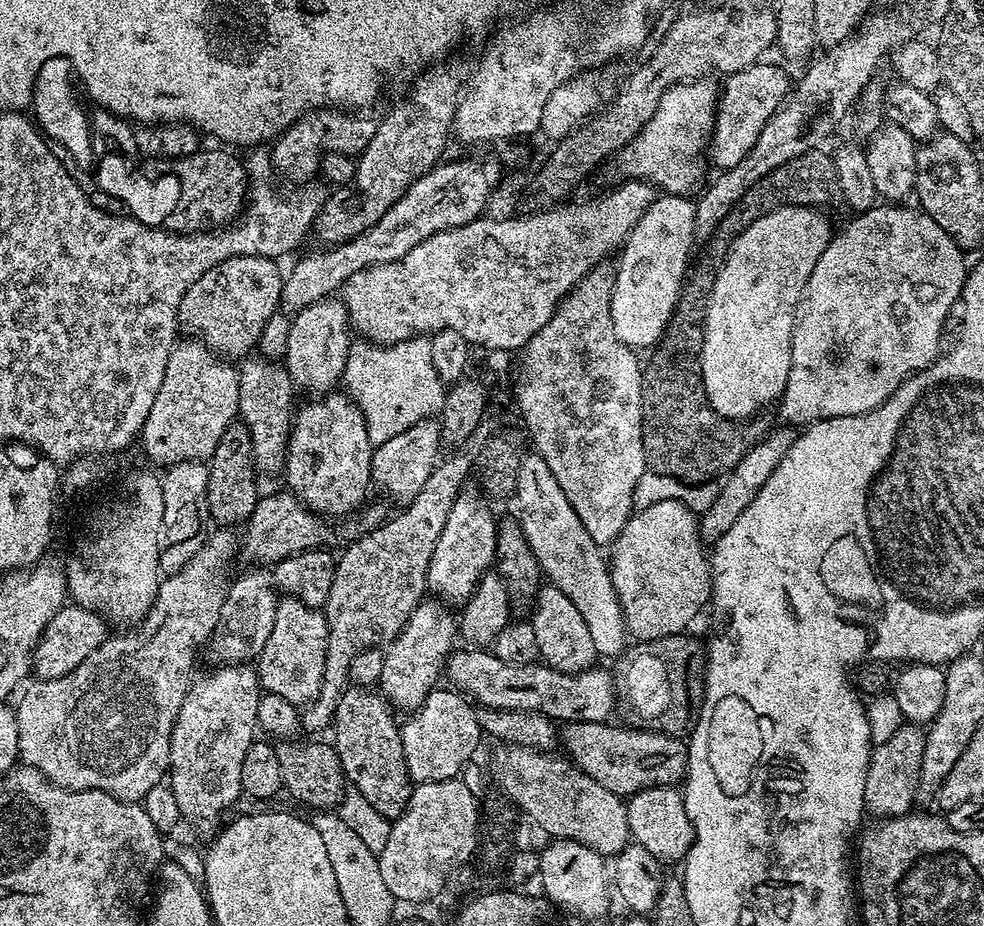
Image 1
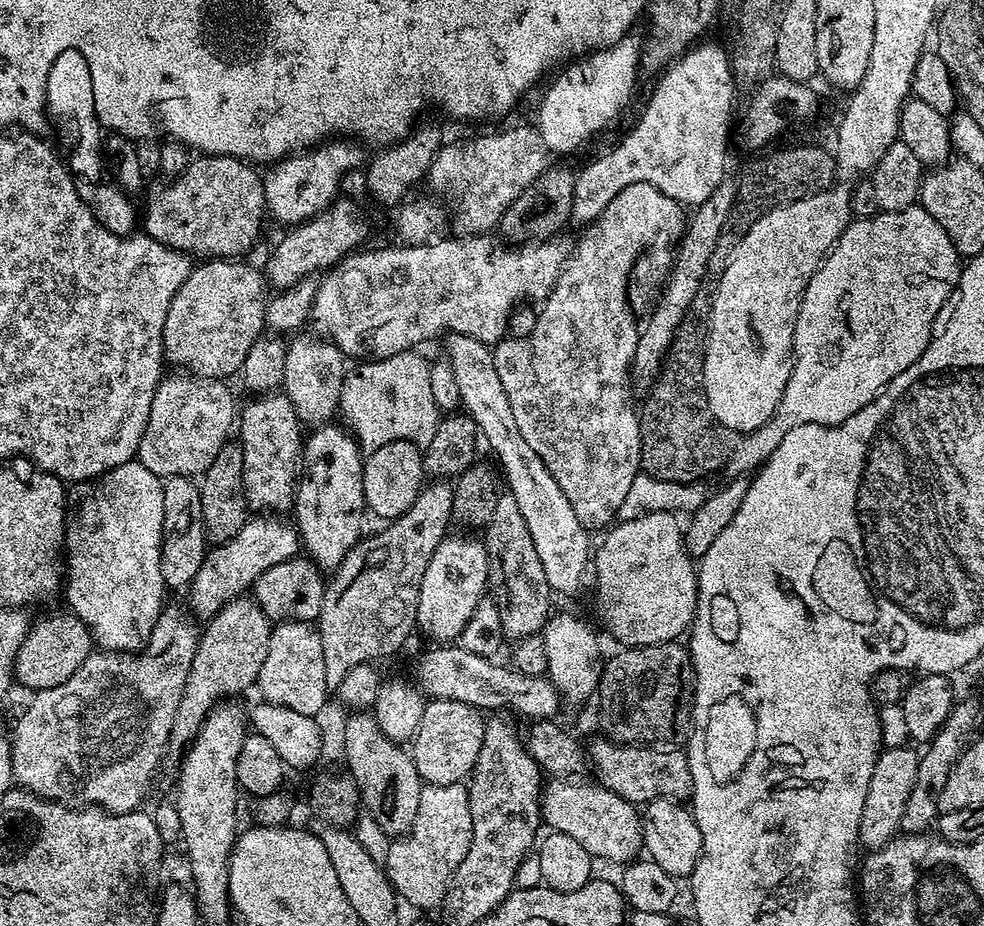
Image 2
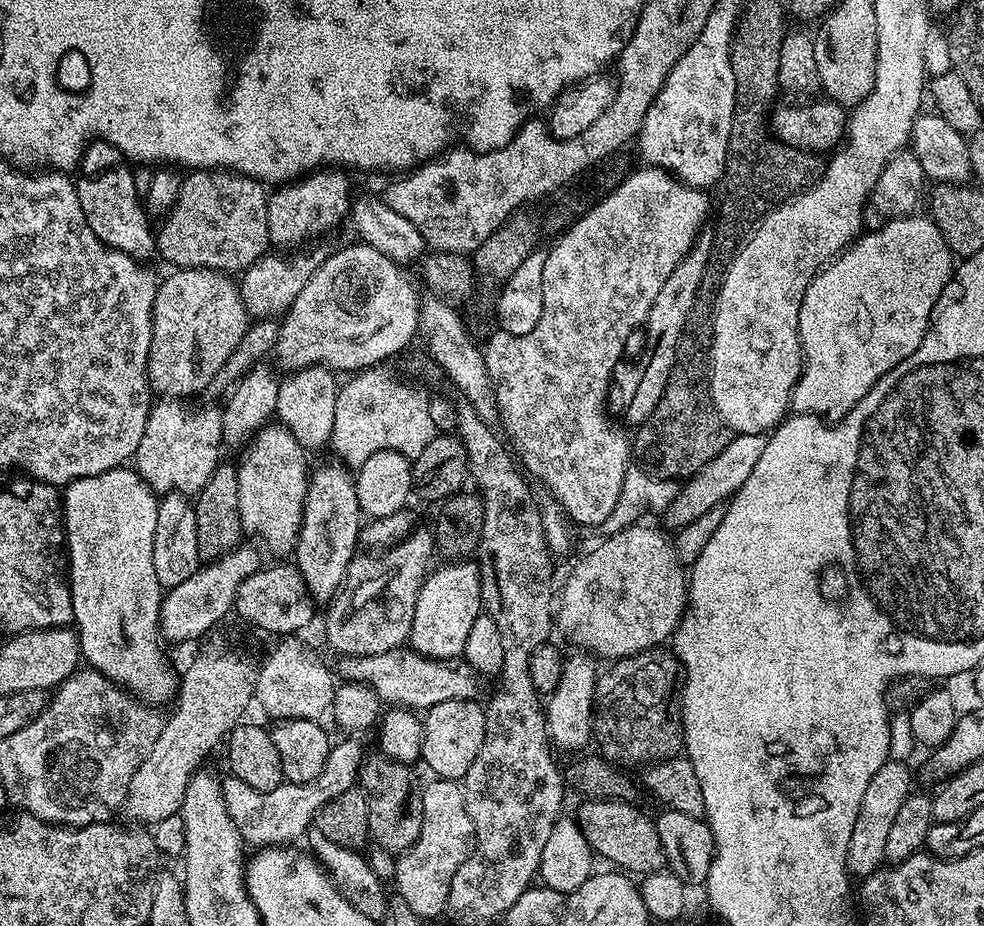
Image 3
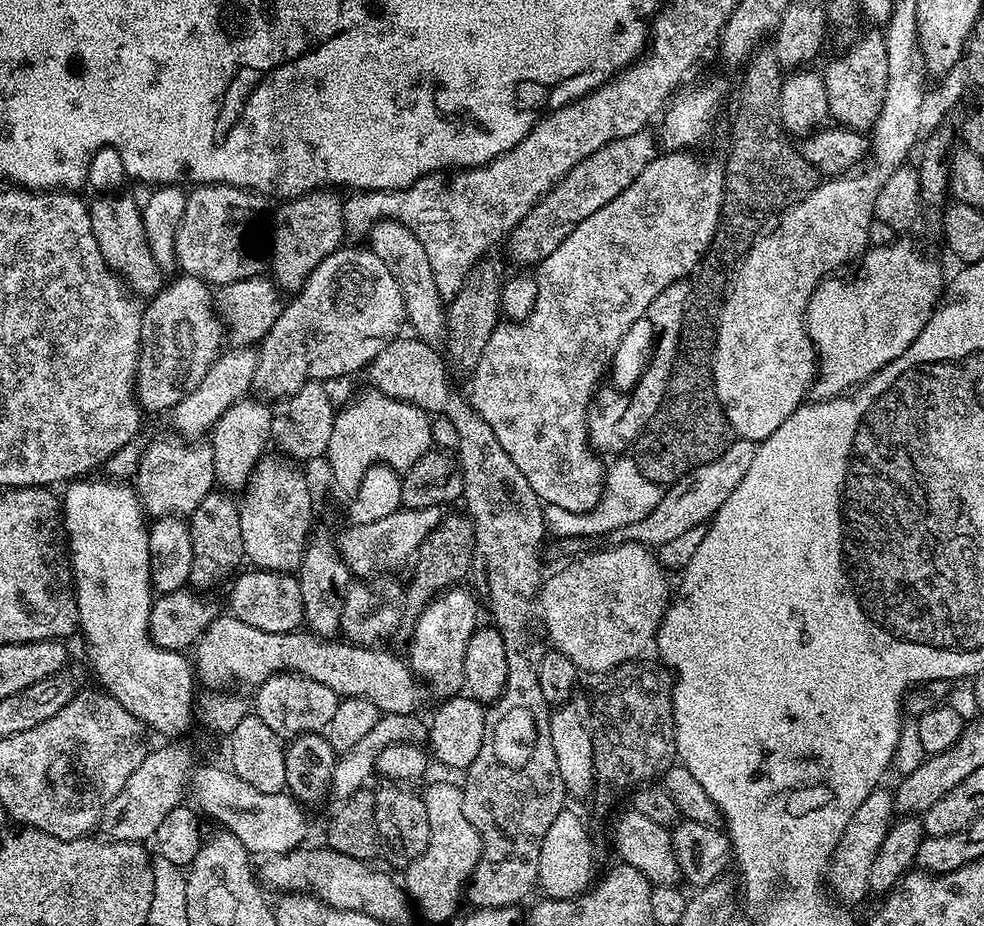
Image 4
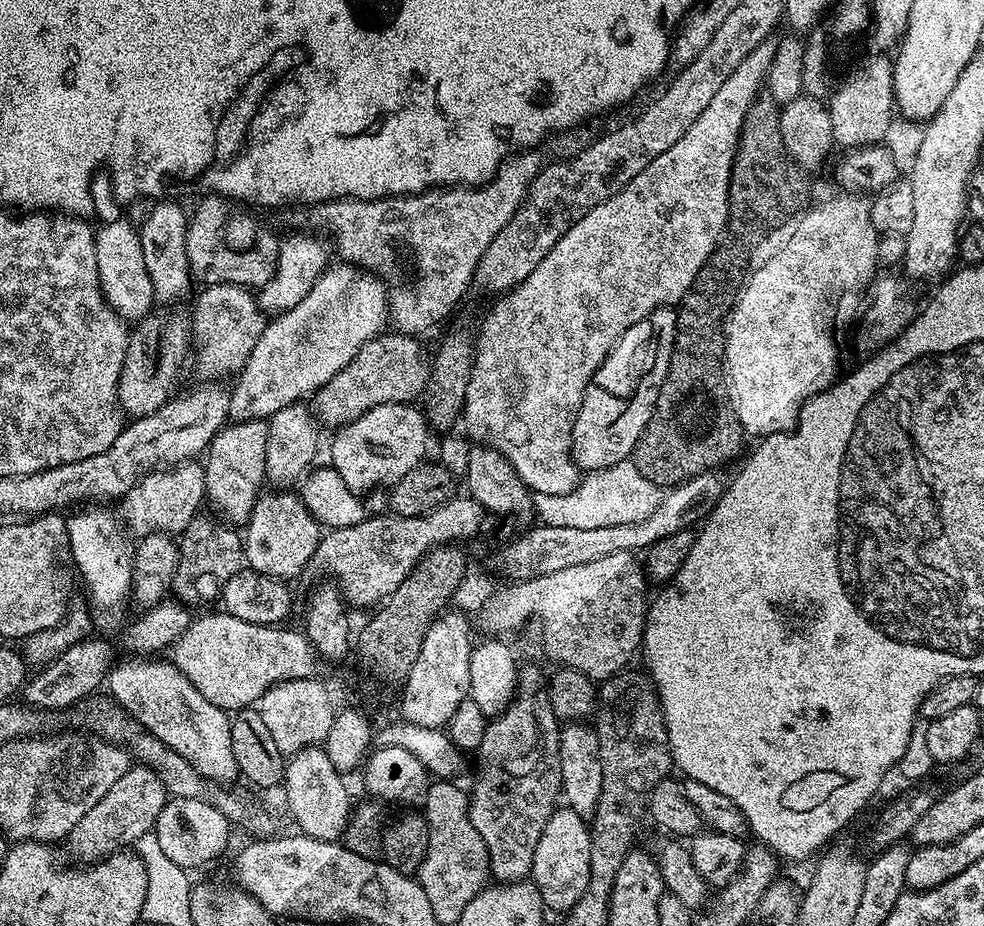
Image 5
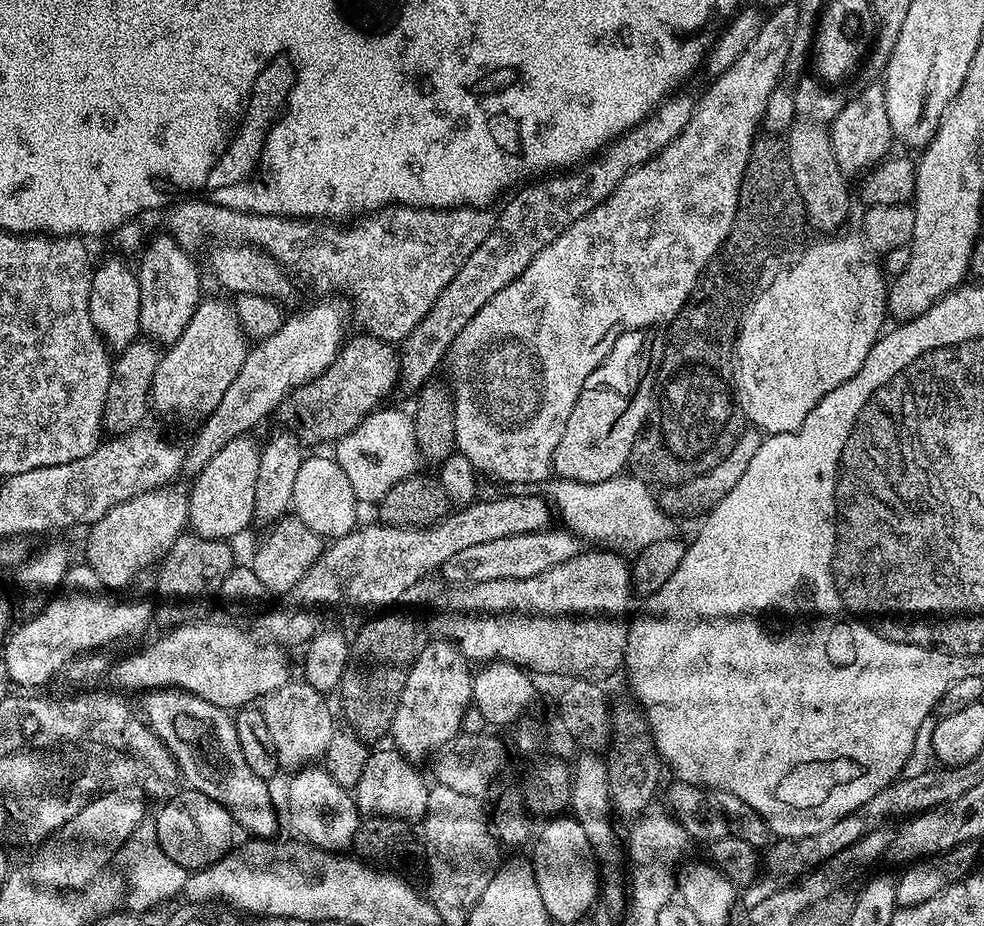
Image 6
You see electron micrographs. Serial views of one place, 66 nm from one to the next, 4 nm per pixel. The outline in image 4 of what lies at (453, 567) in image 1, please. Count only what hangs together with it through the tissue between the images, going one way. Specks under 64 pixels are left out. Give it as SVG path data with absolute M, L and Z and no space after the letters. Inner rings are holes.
M464 586L441 592L440 595L432 598L414 620L416 626L412 630L412 649L406 652L406 656L413 672L425 685L432 684L432 692L440 696L439 698L453 697L465 687L466 646L470 646L470 638L476 633L478 627L477 597L471 591L469 592L464 589Z

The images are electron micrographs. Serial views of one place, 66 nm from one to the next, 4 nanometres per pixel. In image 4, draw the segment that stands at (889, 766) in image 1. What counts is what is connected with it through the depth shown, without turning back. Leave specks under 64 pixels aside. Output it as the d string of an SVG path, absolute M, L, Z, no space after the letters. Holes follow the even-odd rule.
M877 786L868 795L866 802L862 802L862 806L854 810L850 822L846 822L846 830L842 830L842 838L830 858L826 873L827 887L841 905L860 904L864 896L869 895L870 865L874 862L874 857L878 855L878 846L882 846L882 838L886 838L888 828L893 822L892 792L884 789L884 786Z

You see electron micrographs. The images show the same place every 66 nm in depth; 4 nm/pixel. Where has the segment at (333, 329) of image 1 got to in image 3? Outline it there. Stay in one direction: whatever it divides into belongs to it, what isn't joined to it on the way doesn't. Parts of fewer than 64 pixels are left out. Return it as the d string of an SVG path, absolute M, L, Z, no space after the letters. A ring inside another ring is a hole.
M327 366L297 368L280 381L275 419L288 428L290 434L294 434L305 450L320 448L323 444L325 447L332 439L336 396L339 392L338 376L333 369Z

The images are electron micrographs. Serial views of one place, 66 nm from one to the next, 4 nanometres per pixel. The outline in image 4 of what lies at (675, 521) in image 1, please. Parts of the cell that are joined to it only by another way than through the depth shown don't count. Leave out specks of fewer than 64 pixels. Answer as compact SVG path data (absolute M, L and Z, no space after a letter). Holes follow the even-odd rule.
M614 544L604 546L601 552L590 552L581 555L575 562L565 563L568 565L549 580L547 577L541 583L538 604L548 615L548 636L555 651L566 654L566 658L570 658L581 673L610 674L624 664L639 661L643 657L640 655L655 641L670 603L669 573L661 566L659 555L643 544Z

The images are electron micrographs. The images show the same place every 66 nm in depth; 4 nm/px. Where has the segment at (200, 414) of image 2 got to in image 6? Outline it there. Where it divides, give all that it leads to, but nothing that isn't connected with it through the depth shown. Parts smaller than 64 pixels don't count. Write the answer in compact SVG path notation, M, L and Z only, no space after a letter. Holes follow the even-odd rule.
M177 486L155 488L138 494L110 510L87 529L88 545L83 559L98 574L105 589L124 588L143 568L164 559L179 536L188 528L188 495Z

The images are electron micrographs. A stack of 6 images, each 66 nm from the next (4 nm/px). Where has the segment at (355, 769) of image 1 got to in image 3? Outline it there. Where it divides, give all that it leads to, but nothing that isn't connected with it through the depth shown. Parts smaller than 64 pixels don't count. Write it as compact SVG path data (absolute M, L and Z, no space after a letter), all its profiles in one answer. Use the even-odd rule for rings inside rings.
M382 754L375 755L369 755L360 767L358 784L368 798L371 831L374 833L375 843L392 854L400 854L412 847L420 833L421 789L418 784L416 788L416 780L412 777L413 769L409 765L394 762Z

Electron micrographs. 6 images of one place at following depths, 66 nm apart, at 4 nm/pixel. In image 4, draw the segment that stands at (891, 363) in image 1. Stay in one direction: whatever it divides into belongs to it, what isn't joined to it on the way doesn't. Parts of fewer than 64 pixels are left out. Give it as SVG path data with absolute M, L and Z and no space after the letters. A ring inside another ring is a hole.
M893 238L888 244L869 247L868 251L860 257L856 276L852 276L849 280L832 280L836 278L825 278L821 280L818 287L812 289L812 297L808 300L808 309L804 315L804 325L808 327L808 337L812 339L812 345L816 347L816 359L818 361L818 375L815 382L812 383L812 391L810 393L813 401L833 400L835 396L845 395L849 390L858 384L871 378L882 366L886 366L898 358L898 354L902 354L902 350L906 350L910 346L910 342L914 342L914 338L918 338L918 334L922 330L922 326L926 326L926 322L932 317L932 309L942 300L942 289L946 284L946 276L944 280L944 272L940 269L940 264L936 260L931 260L926 253L920 252L920 248L912 240L904 240L908 238ZM733 439L728 449L718 454L718 458L714 458L714 462L706 466L698 466L690 470L690 474L667 485L664 488L664 497L658 502L658 506L654 506L654 510L650 510L650 514L646 514L646 518L610 530L606 534L607 543L609 545L643 544L653 550L658 550L666 542L680 537L685 530L691 530L694 526L707 525L715 517L722 502L726 502L730 494L734 494L738 482L742 482L742 478L749 472L750 465L754 463L757 447L755 440Z

